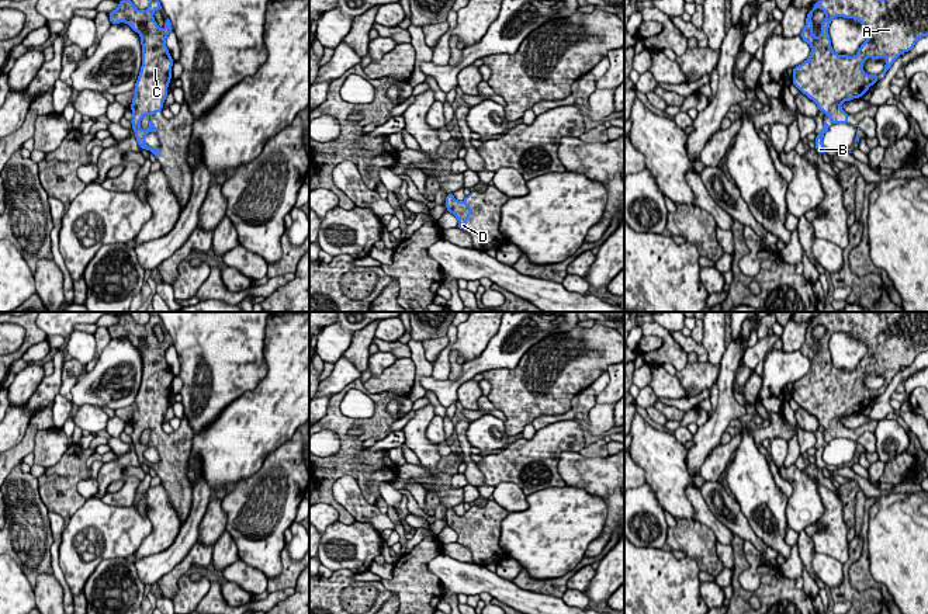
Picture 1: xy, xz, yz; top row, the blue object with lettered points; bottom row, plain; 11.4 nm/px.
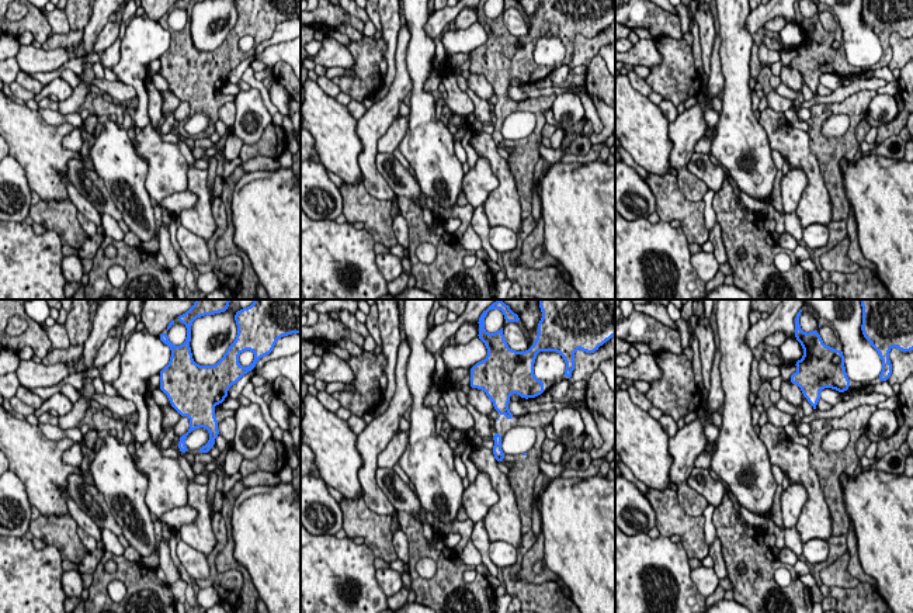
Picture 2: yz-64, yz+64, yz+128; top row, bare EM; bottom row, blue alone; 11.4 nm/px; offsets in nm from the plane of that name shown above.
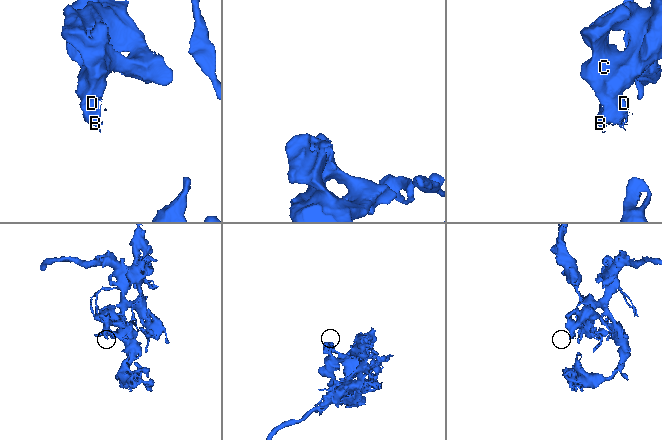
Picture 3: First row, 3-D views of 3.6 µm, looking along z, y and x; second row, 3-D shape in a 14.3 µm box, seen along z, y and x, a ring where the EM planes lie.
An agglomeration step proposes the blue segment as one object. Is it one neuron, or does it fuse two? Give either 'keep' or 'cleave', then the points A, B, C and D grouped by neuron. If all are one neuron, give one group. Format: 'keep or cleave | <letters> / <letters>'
keep | A B C D

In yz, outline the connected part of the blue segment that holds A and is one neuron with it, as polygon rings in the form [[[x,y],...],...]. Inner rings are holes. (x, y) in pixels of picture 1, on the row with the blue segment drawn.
[[[818,0],[808,11],[800,37],[811,52],[807,60],[792,70],[792,83],[831,119],[830,125],[824,121],[823,131],[816,136],[816,150],[823,155],[828,153],[823,145],[824,133],[831,125],[849,121],[841,104],[862,97],[879,79],[879,74],[863,72],[865,59],[884,56],[882,74],[886,74],[903,52],[928,37],[928,0]],[[816,8],[825,13],[818,37],[813,35],[811,17]],[[835,17],[858,20],[866,30],[868,39],[855,56],[834,52],[828,28]]]

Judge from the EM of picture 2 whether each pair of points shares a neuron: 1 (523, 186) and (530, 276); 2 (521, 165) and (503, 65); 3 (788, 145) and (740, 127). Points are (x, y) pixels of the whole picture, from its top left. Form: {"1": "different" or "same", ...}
{"1": "different", "2": "same", "3": "different"}

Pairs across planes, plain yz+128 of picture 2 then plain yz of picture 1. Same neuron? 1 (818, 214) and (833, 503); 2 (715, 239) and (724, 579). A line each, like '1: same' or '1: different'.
1: same
2: different

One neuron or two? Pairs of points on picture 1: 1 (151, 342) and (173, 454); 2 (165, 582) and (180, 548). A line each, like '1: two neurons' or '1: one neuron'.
1: one neuron
2: two neurons

